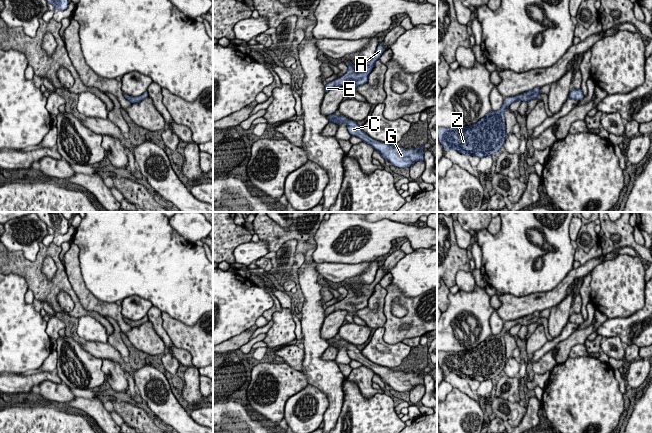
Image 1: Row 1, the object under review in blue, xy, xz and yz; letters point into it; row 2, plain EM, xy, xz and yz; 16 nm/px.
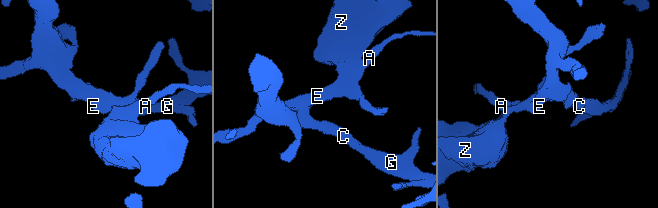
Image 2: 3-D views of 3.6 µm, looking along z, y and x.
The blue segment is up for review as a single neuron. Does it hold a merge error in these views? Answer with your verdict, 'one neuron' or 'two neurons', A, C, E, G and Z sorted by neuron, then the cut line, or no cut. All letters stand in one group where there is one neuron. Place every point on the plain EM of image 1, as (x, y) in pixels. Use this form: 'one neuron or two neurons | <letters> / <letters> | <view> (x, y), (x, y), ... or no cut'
one neuron | A C E G Z | no cut

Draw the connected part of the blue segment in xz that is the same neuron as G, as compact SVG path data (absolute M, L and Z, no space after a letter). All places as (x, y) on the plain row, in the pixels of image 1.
M335 337L327 339L330 346L336 348L347 348L347 353L352 360L359 361L363 366L371 369L374 374L381 377L385 384L389 385L392 389L399 392L410 392L416 385L424 385L423 370L419 370L413 373L404 373L402 371L393 371L390 368L382 367L371 362L367 359L355 345L348 343L341 339L338 340Z

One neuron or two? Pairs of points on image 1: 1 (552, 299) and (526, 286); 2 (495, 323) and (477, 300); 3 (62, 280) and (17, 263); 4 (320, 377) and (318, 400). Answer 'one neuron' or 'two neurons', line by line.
1: two neurons
2: two neurons
3: one neuron
4: two neurons

